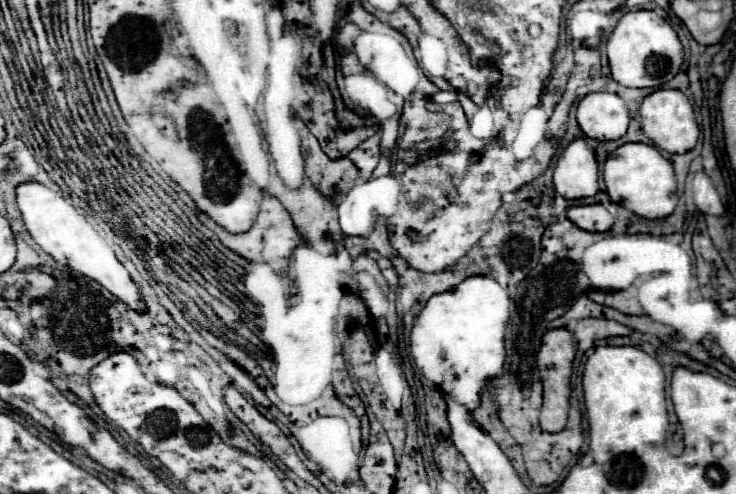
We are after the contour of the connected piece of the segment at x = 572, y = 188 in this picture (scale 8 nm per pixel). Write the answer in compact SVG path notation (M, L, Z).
M574 139L558 157L554 187L564 199L594 197L598 193L598 163L586 139Z

